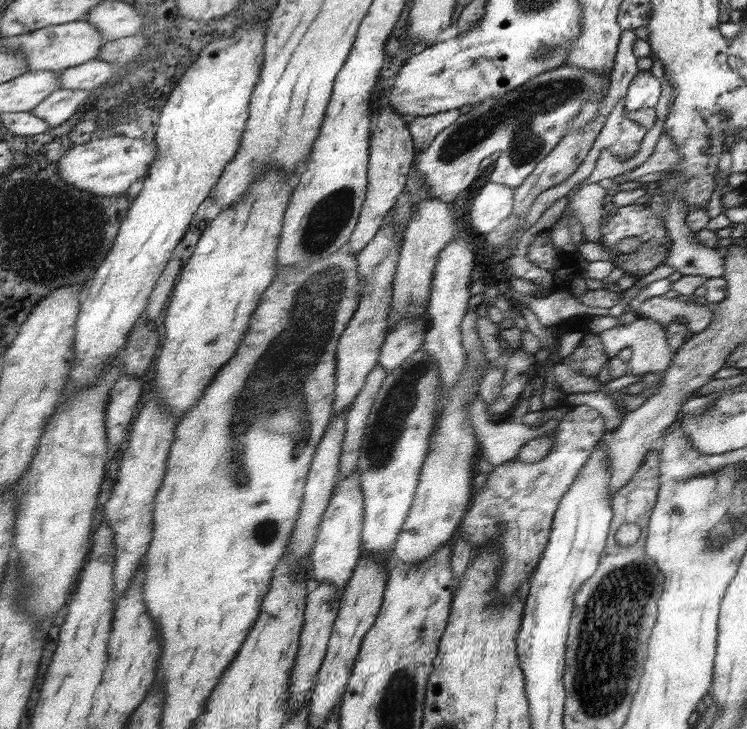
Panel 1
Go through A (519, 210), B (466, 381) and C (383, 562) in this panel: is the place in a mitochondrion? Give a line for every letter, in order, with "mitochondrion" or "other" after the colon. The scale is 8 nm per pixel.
A: other
B: other
C: other

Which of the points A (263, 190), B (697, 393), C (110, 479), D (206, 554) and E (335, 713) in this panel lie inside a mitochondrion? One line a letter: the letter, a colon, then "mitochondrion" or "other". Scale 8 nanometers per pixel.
A: other
B: other
C: other
D: other
E: other

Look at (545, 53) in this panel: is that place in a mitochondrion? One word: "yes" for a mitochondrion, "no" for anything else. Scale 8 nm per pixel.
yes

